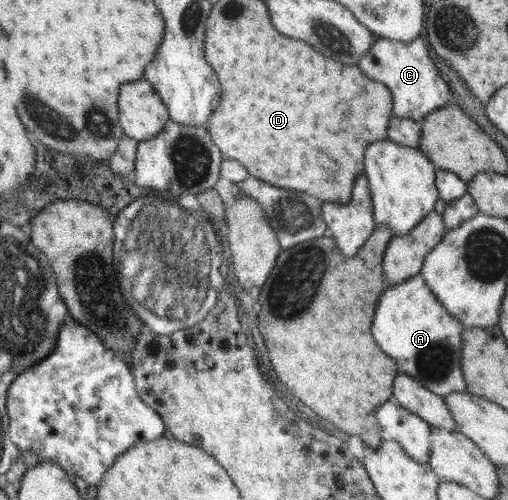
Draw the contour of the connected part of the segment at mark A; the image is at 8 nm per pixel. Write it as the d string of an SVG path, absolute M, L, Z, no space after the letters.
M419 273L403 283L389 284L378 301L373 315L373 337L377 345L397 361L398 373L419 380L439 396L467 392L461 371L461 334L465 327L441 305L422 275Z

